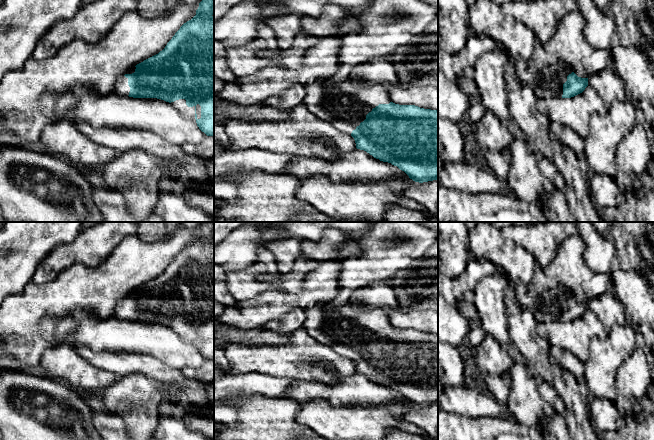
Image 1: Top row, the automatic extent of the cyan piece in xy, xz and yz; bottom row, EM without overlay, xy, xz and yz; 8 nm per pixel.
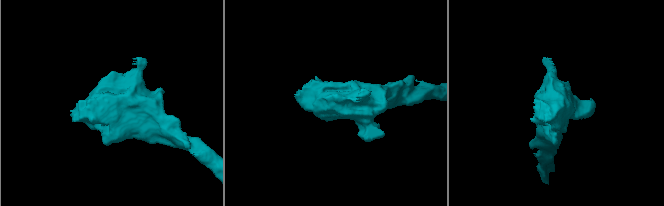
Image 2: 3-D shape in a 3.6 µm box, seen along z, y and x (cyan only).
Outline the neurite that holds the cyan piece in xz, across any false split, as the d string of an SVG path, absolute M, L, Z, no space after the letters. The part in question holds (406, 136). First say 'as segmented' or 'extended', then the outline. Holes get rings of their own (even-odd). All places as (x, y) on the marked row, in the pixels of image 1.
extended; M321 78L305 85L305 91L303 104L308 110L318 118L332 123L340 131L350 134L357 149L366 151L380 161L397 166L415 182L438 180L438 110L395 104L390 100L385 86L368 85L364 80L348 79L333 82L330 78Z

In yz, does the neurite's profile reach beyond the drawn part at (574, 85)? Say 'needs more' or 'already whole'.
needs more

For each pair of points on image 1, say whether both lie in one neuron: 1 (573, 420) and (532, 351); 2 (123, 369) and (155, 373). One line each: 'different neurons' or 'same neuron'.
1: same neuron
2: same neuron

